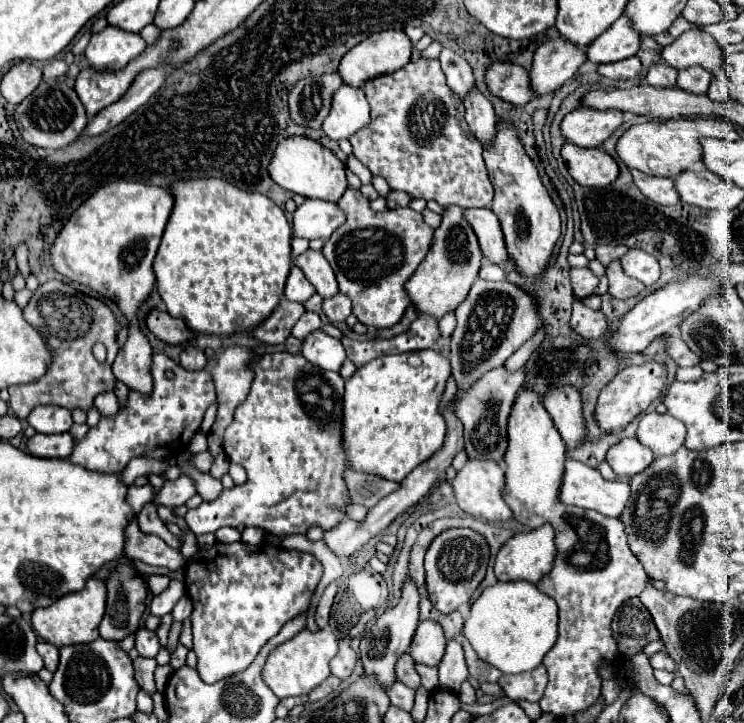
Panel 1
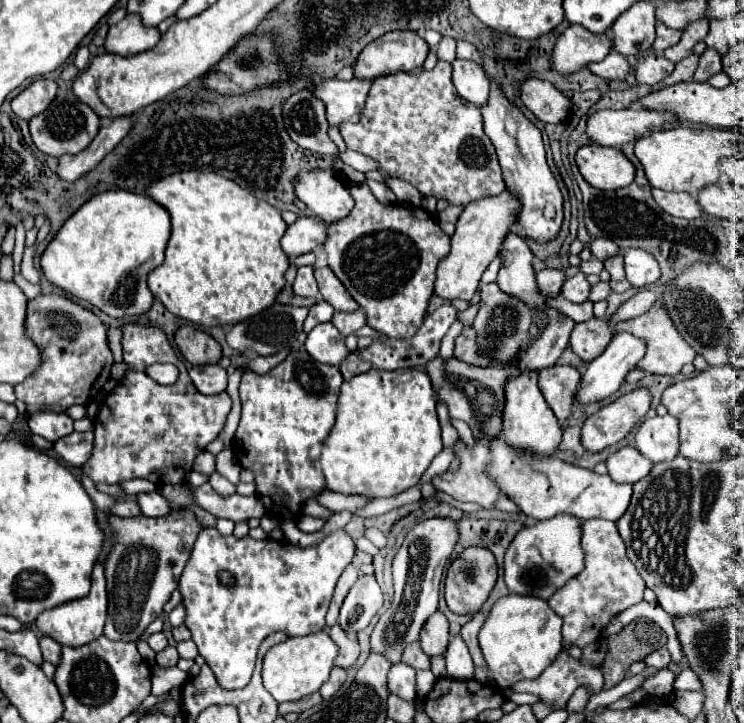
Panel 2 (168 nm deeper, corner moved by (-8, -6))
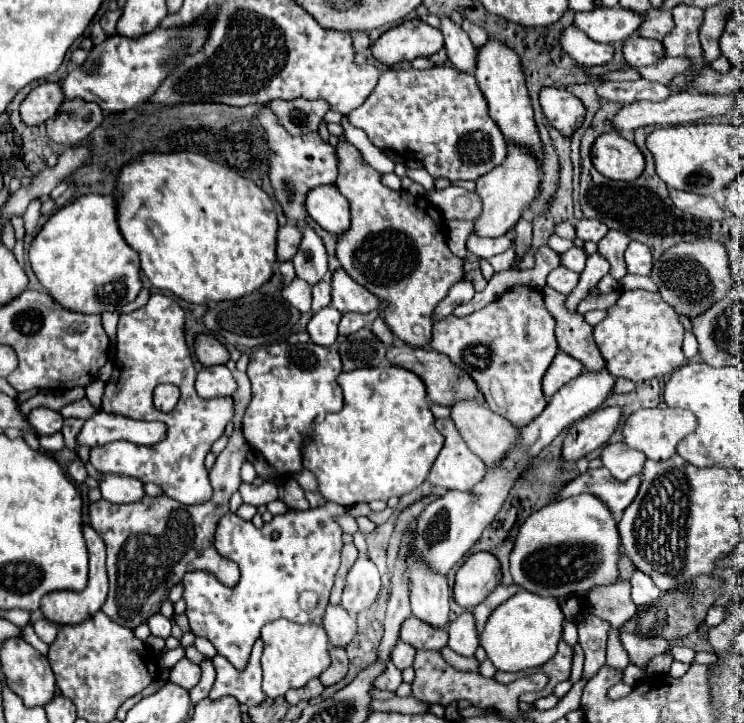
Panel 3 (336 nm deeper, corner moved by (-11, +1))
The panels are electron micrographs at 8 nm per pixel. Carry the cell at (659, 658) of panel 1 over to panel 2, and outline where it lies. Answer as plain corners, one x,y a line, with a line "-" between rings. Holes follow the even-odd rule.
663,646
663,648
655,650
655,652
651,652
651,654
645,658
645,662
647,662
647,666
653,666
653,668
657,668
657,670
663,670
663,668
669,668
671,654
669,654
669,650

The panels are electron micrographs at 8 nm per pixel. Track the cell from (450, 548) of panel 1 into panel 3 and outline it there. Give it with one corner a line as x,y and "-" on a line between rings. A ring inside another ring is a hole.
474,553
456,573
454,601
464,609
472,609
496,589
500,579
500,563
494,555

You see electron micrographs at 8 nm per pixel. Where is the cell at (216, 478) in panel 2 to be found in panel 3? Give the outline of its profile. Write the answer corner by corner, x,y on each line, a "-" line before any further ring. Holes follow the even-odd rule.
234,371
238,391
234,393
234,431
229,437
226,449
218,455
214,467
210,469
210,483
214,495
202,505
182,505
168,495
138,499
136,503
108,503
100,499
88,505
88,517
92,529
104,539
108,553
108,579
110,591
102,611
114,621
128,629
136,629
146,623
148,617
160,611
162,603
168,599
170,589
182,581
188,571
208,569
224,585
236,585
240,571
238,565
222,559
214,549
212,535
216,523
230,511
230,495
240,487
240,467
244,463
246,451
250,450
242,433
242,413
250,403
250,379
242,371

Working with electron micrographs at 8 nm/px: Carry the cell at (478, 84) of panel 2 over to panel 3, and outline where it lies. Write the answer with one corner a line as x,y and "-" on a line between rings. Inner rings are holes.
442,17
440,23
442,23
440,31
444,35
444,47
448,51
448,59
454,63
454,67
458,71
474,73
474,67
476,67
476,47
468,39
468,35
450,17

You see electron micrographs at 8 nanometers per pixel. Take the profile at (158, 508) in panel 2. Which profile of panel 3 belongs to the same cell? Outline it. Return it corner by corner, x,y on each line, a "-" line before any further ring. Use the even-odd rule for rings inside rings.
102,473
100,479
102,497
110,503
132,503
144,497
142,483
138,479
130,479
126,475
108,475

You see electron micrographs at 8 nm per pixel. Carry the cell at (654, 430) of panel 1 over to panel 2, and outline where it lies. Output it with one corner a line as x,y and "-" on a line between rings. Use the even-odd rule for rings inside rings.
673,416
645,418
635,434
635,448
651,462
673,460
679,454
679,422

